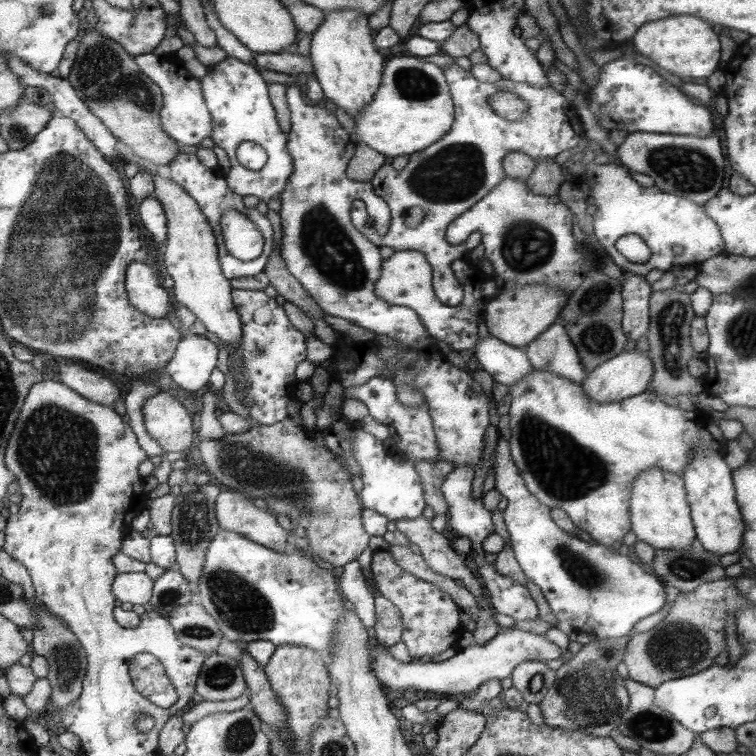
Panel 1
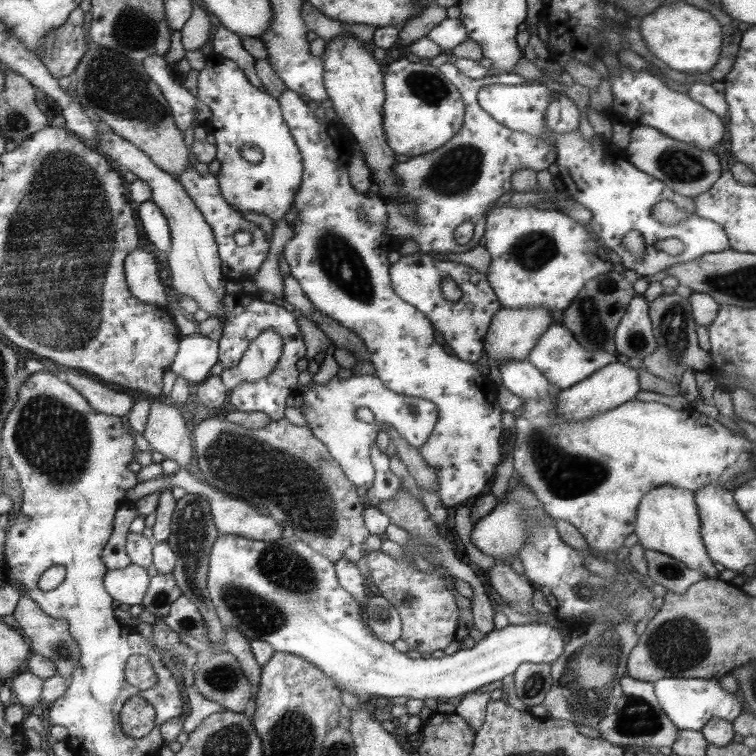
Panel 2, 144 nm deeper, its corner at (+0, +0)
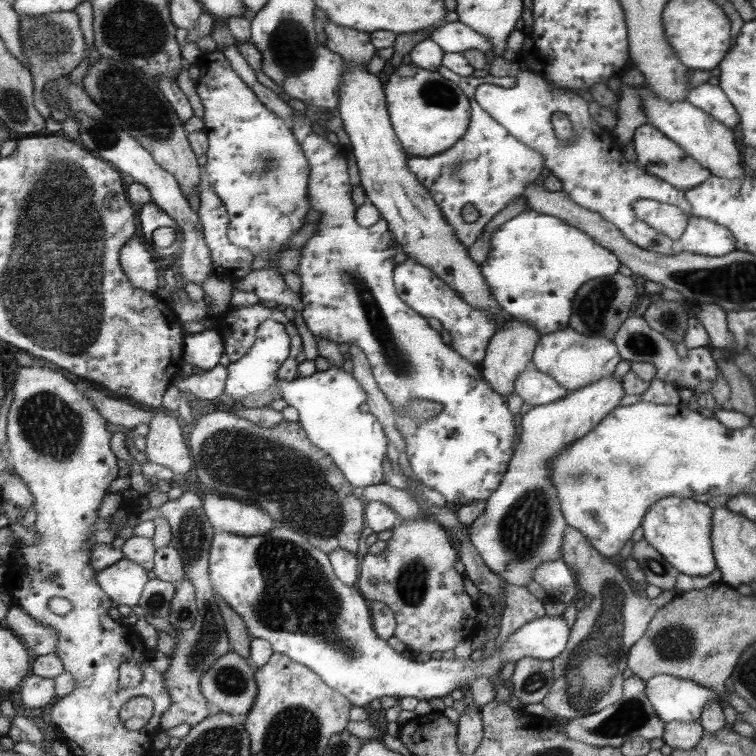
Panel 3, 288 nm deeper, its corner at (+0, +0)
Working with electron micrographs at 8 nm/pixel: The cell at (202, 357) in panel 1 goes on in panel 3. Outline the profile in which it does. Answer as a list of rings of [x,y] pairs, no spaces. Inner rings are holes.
[[[203,330],[199,334],[187,334],[185,338],[185,364],[209,372],[219,366],[219,360],[225,354],[225,338],[221,332]]]

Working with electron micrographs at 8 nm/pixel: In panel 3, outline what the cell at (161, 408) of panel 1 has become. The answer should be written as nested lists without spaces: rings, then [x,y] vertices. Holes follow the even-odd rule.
[[[153,410],[151,434],[147,436],[147,456],[155,464],[169,466],[175,474],[191,478],[189,470],[195,464],[191,444],[185,440],[183,420],[175,412]]]

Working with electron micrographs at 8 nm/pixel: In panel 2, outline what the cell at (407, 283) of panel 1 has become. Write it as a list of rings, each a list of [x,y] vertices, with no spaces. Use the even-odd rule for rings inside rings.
[[[415,252],[409,256],[401,256],[399,262],[391,268],[393,274],[393,292],[415,310],[421,310],[425,318],[433,324],[445,344],[453,348],[455,356],[467,364],[477,364],[481,350],[485,348],[485,336],[489,334],[491,318],[501,310],[497,294],[491,290],[491,284],[485,274],[477,272],[473,266],[453,262],[453,260],[433,260],[423,252]],[[451,276],[453,282],[461,288],[461,302],[447,302],[441,296],[441,280]]]

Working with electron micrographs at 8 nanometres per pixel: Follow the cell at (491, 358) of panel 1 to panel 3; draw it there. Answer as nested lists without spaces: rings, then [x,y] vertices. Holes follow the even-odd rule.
[[[525,370],[515,380],[515,390],[523,402],[531,404],[533,408],[553,404],[555,400],[561,400],[567,396],[569,390],[561,388],[551,376],[539,372],[539,370]]]

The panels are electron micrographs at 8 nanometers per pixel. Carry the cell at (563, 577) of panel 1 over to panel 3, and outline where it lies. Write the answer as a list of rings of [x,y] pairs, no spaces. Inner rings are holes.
[[[561,556],[557,560],[547,560],[541,566],[537,566],[533,570],[531,580],[535,580],[547,592],[547,596],[553,598],[557,604],[561,602],[569,606],[577,598],[575,578]]]

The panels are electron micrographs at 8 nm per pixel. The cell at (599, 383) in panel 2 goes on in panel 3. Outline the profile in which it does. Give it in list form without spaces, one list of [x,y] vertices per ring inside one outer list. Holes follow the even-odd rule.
[[[611,374],[585,388],[567,392],[565,398],[553,404],[531,408],[523,416],[521,440],[509,462],[509,472],[505,472],[505,480],[501,480],[501,486],[489,496],[485,512],[469,526],[469,540],[491,572],[509,584],[525,586],[537,566],[561,556],[567,520],[561,512],[557,490],[549,480],[549,458],[597,428],[597,424],[619,406],[623,396],[623,382]]]

